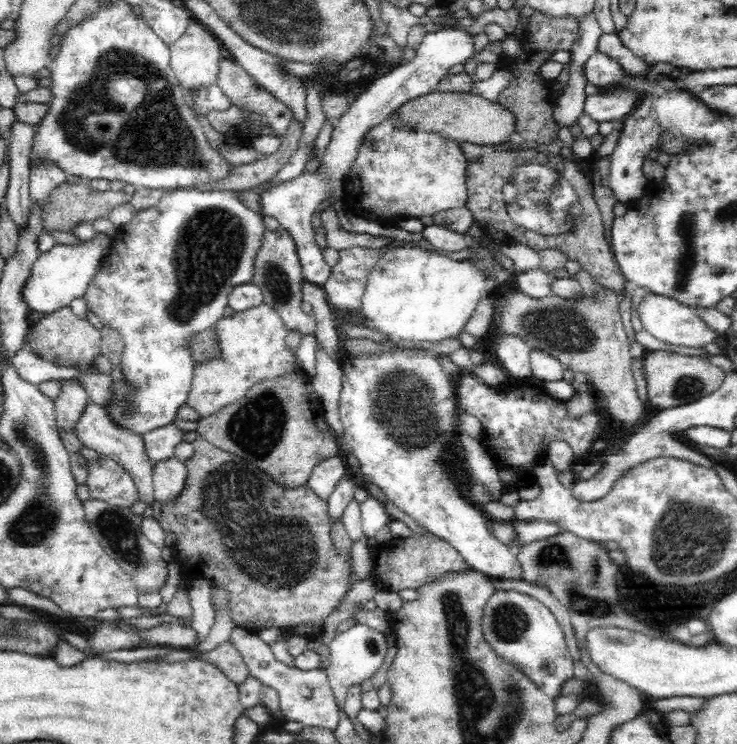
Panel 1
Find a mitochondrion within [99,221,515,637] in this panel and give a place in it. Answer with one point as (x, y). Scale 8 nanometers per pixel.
(283, 552)

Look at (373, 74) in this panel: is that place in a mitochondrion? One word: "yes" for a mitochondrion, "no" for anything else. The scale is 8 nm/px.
no

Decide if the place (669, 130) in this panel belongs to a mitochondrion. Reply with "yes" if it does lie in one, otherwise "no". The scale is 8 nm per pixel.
yes

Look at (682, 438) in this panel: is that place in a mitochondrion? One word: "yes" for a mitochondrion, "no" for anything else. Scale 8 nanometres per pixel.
no

